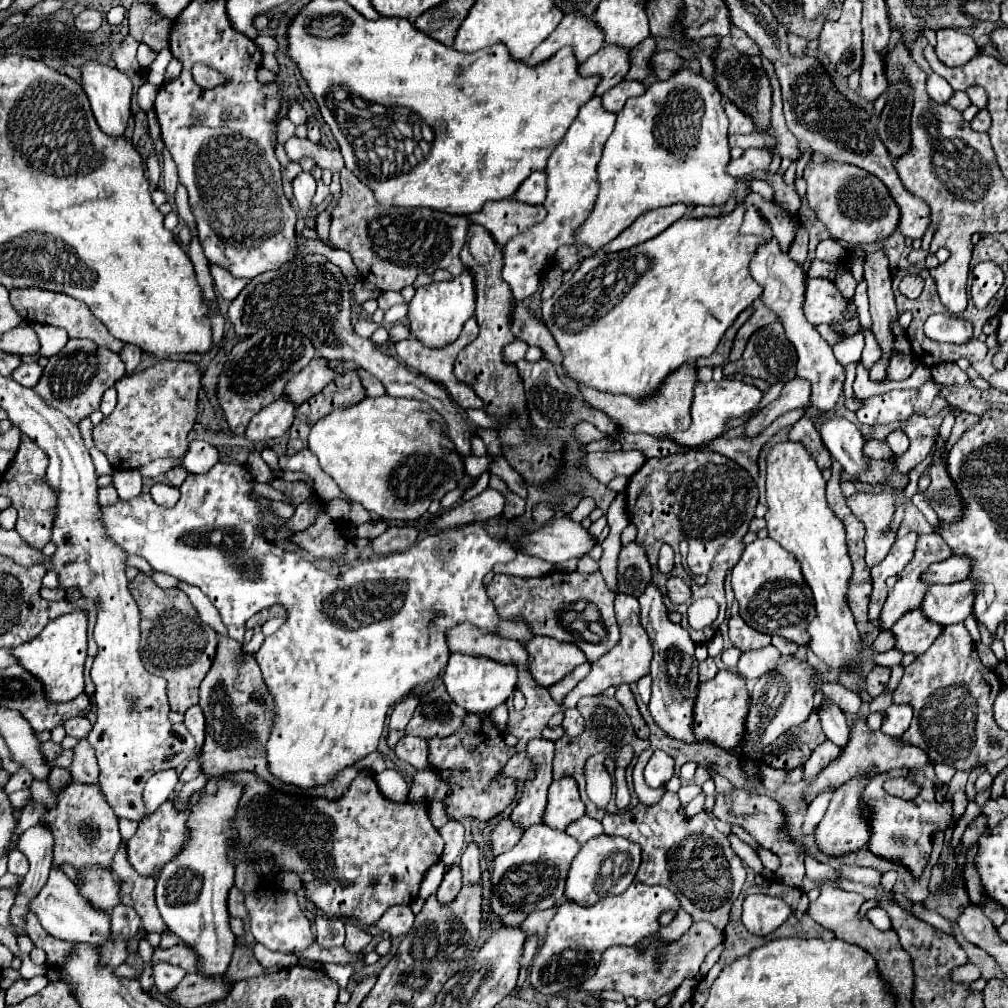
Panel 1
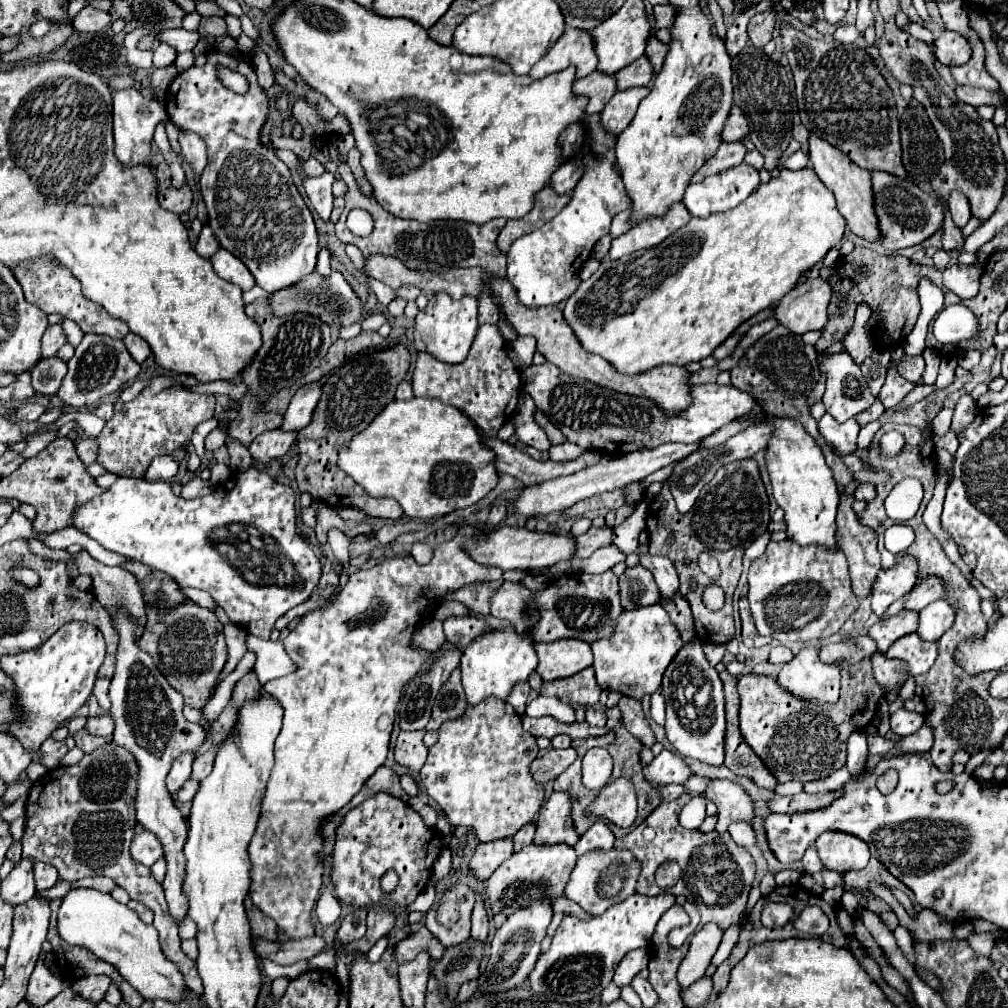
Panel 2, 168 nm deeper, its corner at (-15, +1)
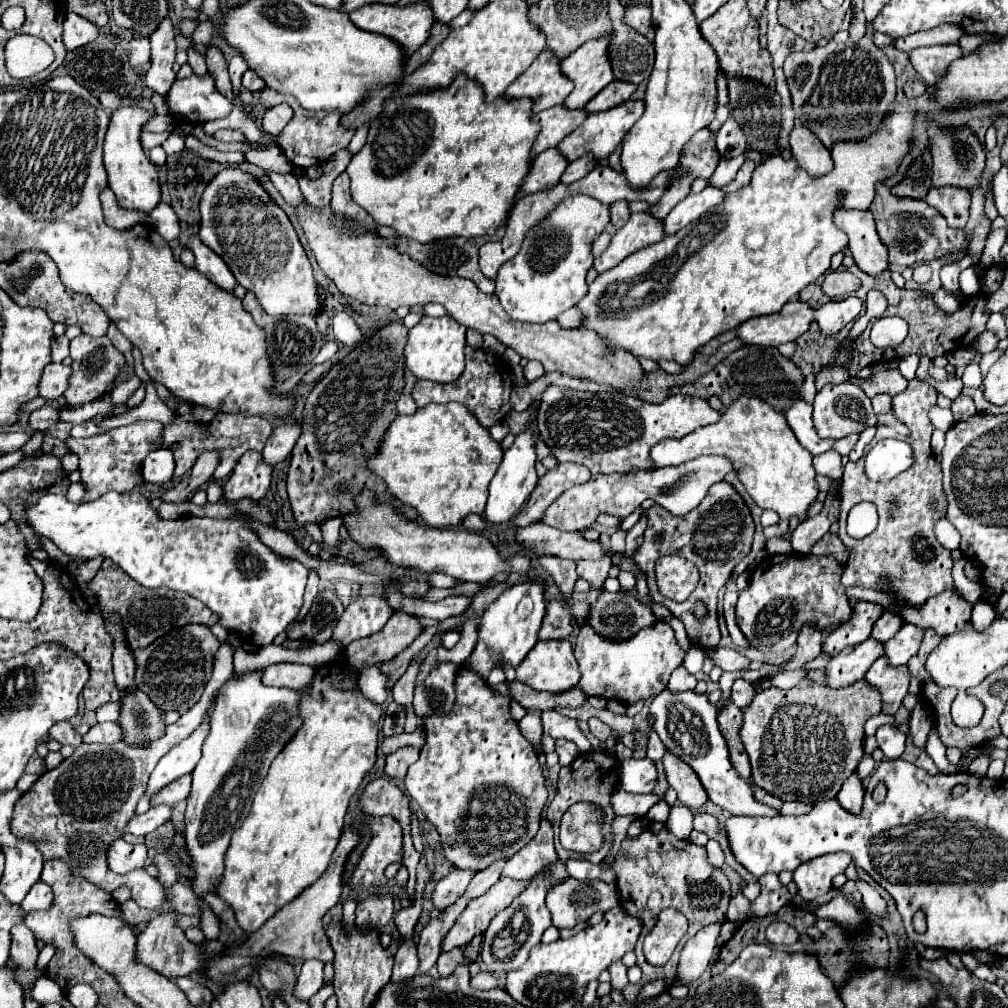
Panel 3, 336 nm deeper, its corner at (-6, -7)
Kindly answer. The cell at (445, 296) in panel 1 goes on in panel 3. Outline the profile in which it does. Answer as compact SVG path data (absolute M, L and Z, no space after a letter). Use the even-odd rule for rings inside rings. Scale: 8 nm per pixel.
M425 315L417 327L409 331L405 359L407 369L417 379L427 379L433 383L453 383L465 369L465 327L459 325L453 317L429 317Z

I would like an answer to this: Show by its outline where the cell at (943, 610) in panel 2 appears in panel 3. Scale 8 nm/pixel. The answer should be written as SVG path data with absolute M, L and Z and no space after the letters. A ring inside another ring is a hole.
M903 623L901 629L885 643L883 655L889 659L889 665L899 667L905 665L911 657L917 655L921 639L923 639L923 629L919 629L913 623Z

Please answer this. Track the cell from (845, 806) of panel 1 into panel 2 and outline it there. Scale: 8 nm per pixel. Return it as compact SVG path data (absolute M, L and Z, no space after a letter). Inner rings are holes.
M826 831L816 839L822 863L832 871L864 869L870 861L870 847L856 835L844 831Z

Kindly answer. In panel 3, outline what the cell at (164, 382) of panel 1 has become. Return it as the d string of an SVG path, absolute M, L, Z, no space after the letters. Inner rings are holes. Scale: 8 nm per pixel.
M135 421L127 427L111 429L103 435L89 437L89 439L67 439L69 451L73 451L79 457L79 471L81 471L81 483L85 483L85 495L83 503L89 503L107 491L129 491L133 487L141 486L144 480L141 472L143 459L159 449L159 427L161 423L149 423L149 421Z

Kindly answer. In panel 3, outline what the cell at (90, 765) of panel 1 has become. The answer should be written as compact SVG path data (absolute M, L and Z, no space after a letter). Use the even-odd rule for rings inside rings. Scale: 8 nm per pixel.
M69 721L55 723L55 727L51 727L51 731L49 731L49 737L57 739L61 745L73 745L73 747L81 745L81 735L73 729L73 725Z

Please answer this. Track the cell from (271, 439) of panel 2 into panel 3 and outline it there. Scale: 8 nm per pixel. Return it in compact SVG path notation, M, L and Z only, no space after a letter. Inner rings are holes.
M247 451L233 469L233 475L223 485L223 503L235 503L241 499L249 499L259 503L271 485L273 469L263 463L261 453Z

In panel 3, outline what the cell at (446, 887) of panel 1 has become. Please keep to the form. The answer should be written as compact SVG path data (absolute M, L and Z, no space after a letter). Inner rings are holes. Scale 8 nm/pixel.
M457 947L451 953L441 953L439 961L437 961L437 973L439 973L439 977L447 977L455 971L457 965L463 965L463 963L465 963L465 959L463 959L463 949L461 947Z

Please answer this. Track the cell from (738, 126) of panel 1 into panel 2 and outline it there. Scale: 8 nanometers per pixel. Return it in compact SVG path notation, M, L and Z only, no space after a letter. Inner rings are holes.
M740 107L732 109L732 115L724 127L724 141L740 141L748 137L748 121L746 115L740 111Z

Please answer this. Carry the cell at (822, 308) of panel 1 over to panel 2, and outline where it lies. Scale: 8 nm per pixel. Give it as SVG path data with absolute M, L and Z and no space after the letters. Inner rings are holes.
M822 277L806 279L778 301L774 317L792 333L802 335L812 329L822 329L828 323L828 305L834 291Z

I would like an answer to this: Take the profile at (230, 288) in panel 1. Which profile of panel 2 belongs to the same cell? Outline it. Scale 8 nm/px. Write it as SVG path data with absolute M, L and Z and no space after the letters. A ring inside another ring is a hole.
M220 249L220 251L212 257L212 263L214 263L214 271L216 271L222 279L238 285L242 291L250 291L250 289L256 285L256 281L252 279L252 273L248 271L248 267L246 267L238 257L234 257L230 251Z

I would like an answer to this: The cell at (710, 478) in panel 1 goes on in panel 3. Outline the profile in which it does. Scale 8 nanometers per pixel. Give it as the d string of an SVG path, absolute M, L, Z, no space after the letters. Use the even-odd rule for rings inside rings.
M725 481L713 485L707 491L703 503L699 503L699 507L693 509L693 513L687 513L683 517L675 517L667 509L663 509L657 504L647 511L647 529L643 535L645 541L641 543L641 547L637 549L633 559L639 565L639 569L647 575L651 599L655 603L667 607L677 619L681 619L685 623L685 631L687 631L689 639L699 647L711 649L711 647L719 645L721 633L717 627L717 609L715 609L717 593L727 583L735 565L745 555L749 555L751 543L753 543L753 533L755 533L755 523L751 519L749 507L743 503L739 493ZM663 555L679 555L679 557L691 561L699 569L699 575L701 575L699 585L685 603L675 603L671 599L665 599L659 593L659 589L655 587L655 561ZM695 601L701 601L705 605L705 609L707 609L705 619L695 617L695 613L693 613Z

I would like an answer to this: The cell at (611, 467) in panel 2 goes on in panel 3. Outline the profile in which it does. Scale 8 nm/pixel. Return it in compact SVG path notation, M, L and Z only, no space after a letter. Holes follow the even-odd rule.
M743 395L723 409L715 425L699 427L683 439L665 439L651 449L651 461L655 467L681 465L701 455L727 457L751 499L761 509L775 511L781 519L789 519L793 515L805 519L809 505L819 493L815 469L811 465L811 453L795 439L785 415L757 397Z

